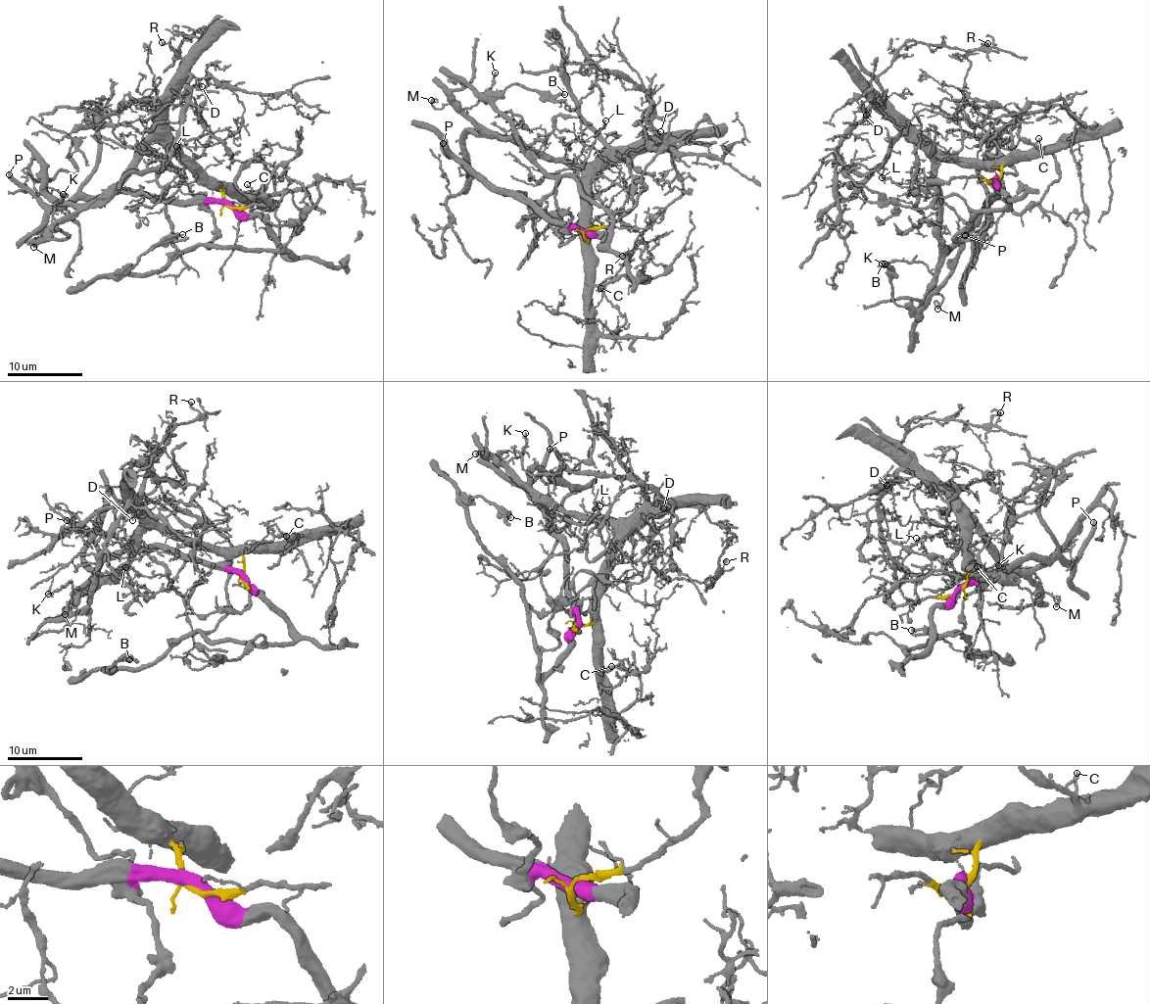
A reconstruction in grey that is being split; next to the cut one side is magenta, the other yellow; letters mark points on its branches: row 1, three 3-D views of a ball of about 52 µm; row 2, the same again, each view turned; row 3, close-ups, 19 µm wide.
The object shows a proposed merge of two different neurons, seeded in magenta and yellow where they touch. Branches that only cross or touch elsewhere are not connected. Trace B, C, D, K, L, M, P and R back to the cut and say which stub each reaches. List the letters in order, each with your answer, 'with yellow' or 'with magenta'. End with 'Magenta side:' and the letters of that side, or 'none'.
B: with magenta
C: with yellow
D: with yellow
K: with yellow
L: with yellow
M: with yellow
P: with magenta
R: with yellow
Magenta side: B, P

